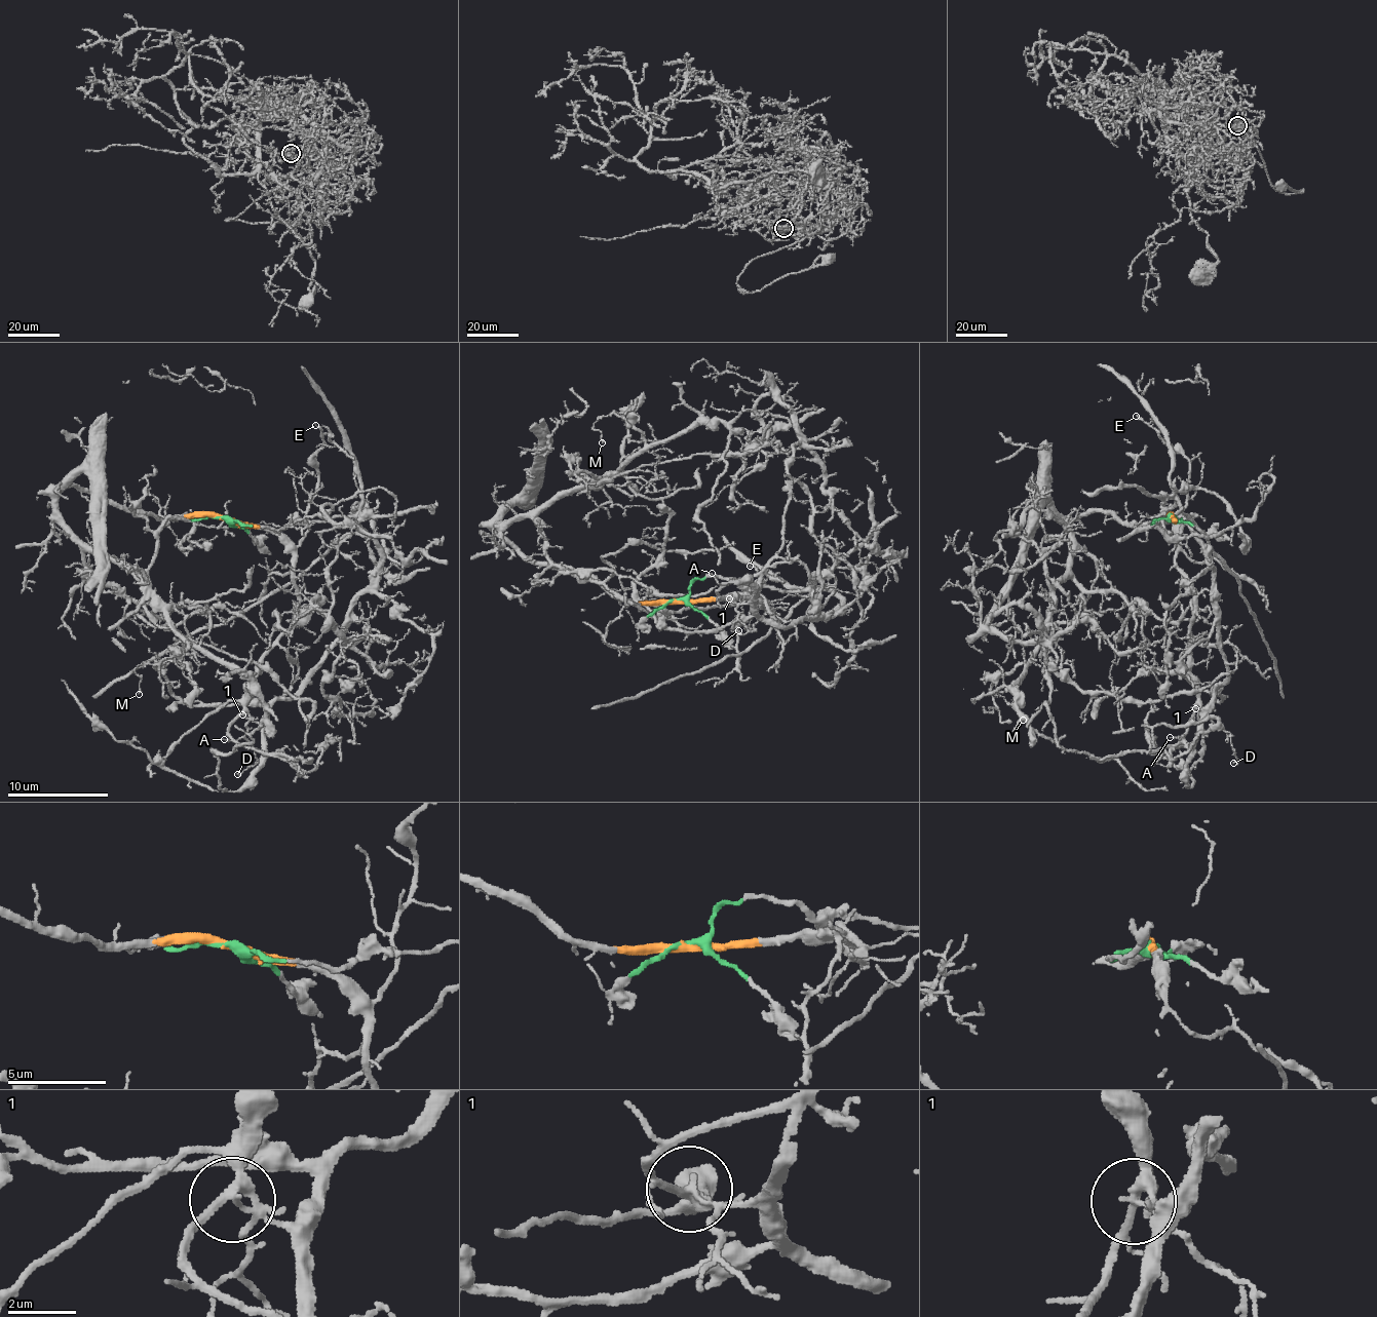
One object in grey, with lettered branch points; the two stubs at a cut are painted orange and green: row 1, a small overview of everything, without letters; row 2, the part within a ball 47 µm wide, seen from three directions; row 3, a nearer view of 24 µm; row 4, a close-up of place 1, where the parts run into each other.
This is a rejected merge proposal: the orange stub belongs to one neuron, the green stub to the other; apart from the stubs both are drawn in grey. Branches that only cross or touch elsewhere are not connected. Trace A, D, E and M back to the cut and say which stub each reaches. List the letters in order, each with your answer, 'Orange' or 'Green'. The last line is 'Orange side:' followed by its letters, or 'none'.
A: Orange
D: Orange
E: Orange
M: Orange
Orange side: A, D, E, M

